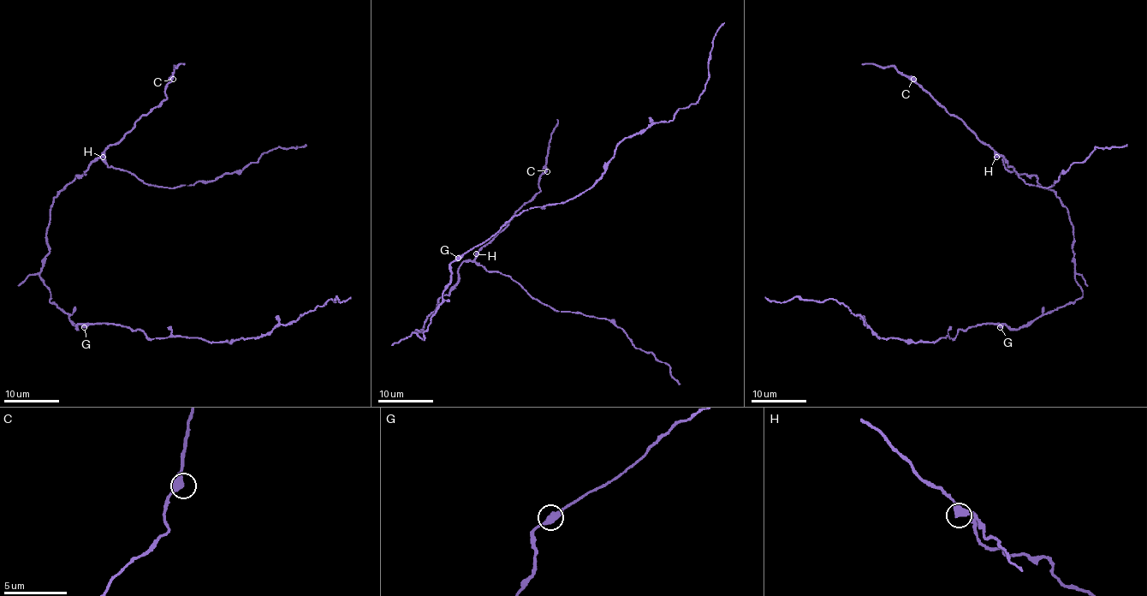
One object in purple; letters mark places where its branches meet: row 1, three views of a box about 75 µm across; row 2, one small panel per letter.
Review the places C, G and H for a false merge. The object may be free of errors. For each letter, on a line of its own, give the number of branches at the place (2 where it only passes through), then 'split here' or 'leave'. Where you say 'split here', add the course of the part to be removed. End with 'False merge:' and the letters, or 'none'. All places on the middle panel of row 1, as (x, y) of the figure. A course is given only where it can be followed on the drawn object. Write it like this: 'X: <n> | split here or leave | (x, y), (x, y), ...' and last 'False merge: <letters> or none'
C: 2 | leave
G: 2 | leave
H: 2 | leave
False merge: none

